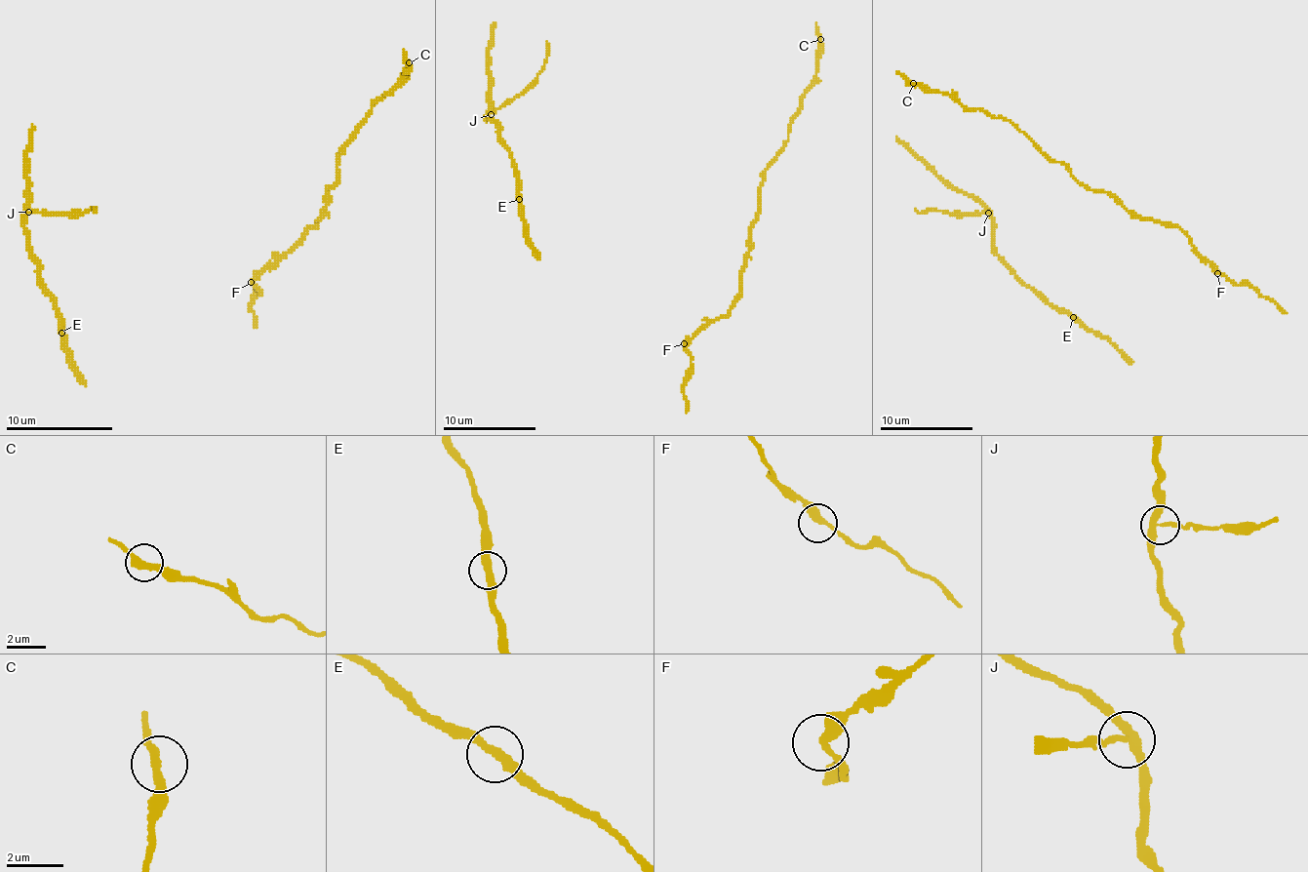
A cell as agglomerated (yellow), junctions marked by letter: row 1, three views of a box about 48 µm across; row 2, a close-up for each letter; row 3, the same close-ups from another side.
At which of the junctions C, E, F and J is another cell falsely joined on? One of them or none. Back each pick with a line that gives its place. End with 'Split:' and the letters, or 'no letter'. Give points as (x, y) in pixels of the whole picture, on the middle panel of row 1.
J: place (491, 114)
Split: J

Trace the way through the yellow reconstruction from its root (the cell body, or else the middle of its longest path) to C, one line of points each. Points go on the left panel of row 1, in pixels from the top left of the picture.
C: (251, 282), (321, 218), (326, 191), (336, 183), (342, 145), (372, 105), (406, 73), (409, 62)

